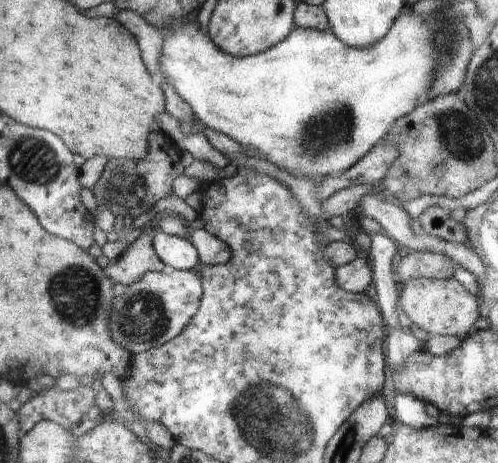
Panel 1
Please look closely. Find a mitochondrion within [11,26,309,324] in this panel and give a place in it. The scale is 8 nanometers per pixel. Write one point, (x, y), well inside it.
(122, 188)

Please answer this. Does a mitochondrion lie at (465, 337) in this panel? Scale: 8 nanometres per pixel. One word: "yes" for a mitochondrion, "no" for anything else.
no

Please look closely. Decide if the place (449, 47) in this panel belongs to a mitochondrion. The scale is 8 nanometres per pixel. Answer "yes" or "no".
yes

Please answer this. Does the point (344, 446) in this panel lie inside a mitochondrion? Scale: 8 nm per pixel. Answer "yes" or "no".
yes

